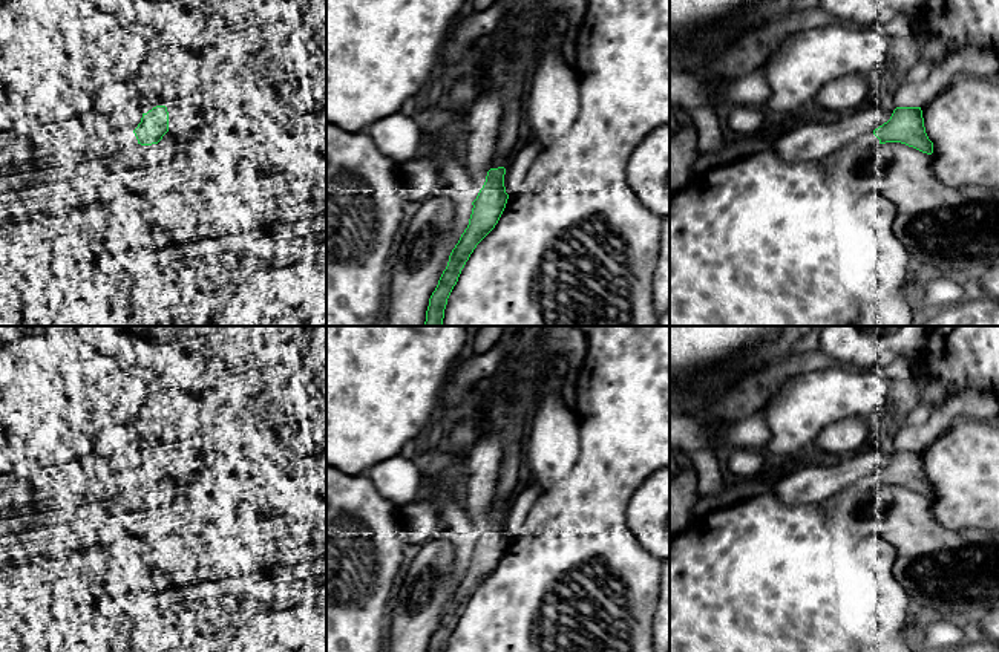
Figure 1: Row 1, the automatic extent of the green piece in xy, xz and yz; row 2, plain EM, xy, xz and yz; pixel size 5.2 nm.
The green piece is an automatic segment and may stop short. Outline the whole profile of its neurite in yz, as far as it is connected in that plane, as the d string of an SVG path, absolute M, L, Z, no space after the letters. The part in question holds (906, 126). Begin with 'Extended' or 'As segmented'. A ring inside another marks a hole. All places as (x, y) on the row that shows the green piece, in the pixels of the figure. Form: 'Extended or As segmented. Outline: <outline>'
Extended. Outline: M896 107L887 122L863 136L858 145L878 145L886 142L901 142L922 153L933 153L933 142L924 127L921 107Z

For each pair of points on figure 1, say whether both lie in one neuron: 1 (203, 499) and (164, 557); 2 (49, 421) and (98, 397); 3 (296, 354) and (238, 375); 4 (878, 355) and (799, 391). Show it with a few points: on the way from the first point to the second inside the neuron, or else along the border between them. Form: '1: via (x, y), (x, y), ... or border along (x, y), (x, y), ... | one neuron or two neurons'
1: border along (167, 504), (173, 531), (203, 563) | two neurons
2: via (62, 409), (77, 397), (86, 397) | one neuron
3: border along (238, 342), (258, 360), (276, 368) | two neurons
4: border along (851, 366), (875, 368), (889, 374) | two neurons

